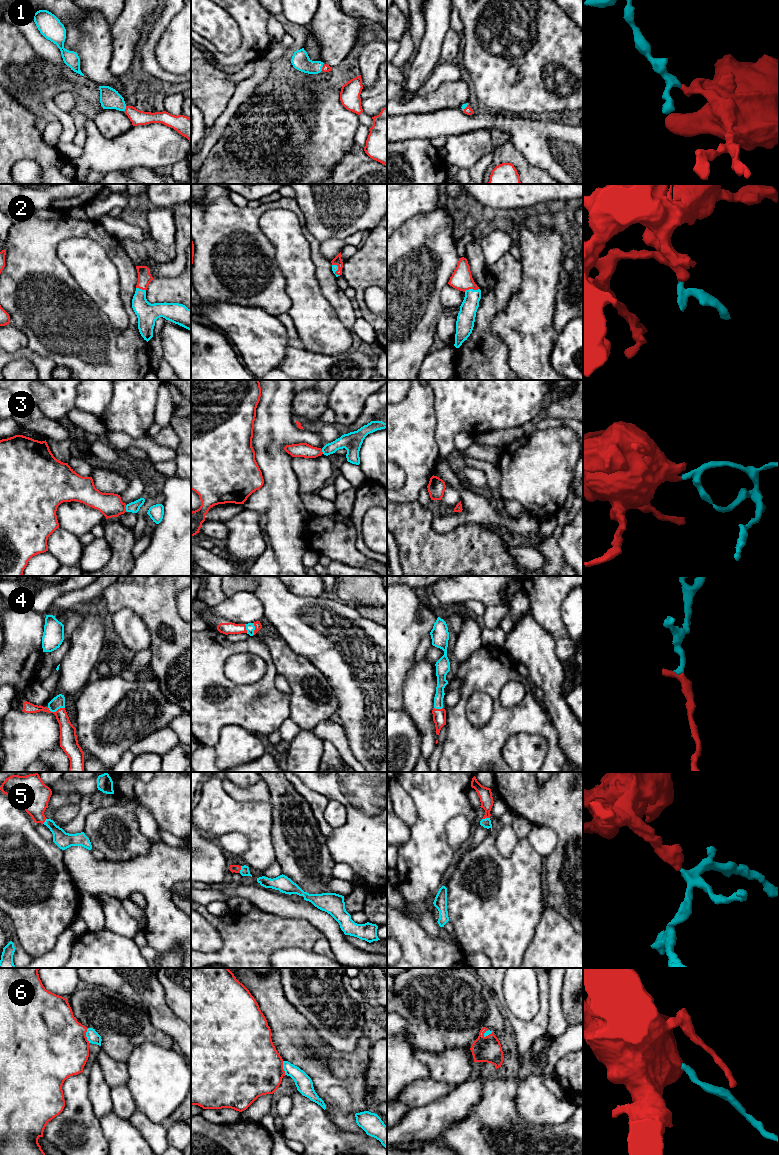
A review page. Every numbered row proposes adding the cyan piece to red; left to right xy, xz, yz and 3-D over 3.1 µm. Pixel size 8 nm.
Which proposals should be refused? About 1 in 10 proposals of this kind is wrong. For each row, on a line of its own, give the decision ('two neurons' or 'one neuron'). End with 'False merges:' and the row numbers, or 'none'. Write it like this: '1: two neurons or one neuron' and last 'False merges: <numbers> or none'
1: one neuron
2: one neuron
3: one neuron
4: one neuron
5: one neuron
6: one neuron
False merges: none

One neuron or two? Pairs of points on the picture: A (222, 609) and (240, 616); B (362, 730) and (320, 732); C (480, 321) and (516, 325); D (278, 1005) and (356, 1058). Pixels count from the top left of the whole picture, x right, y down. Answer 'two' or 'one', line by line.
A: one
B: two
C: two
D: one

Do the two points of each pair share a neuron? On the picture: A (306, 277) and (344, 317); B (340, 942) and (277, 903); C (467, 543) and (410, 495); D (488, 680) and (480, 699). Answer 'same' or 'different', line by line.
A: different
B: same
C: different
D: different

